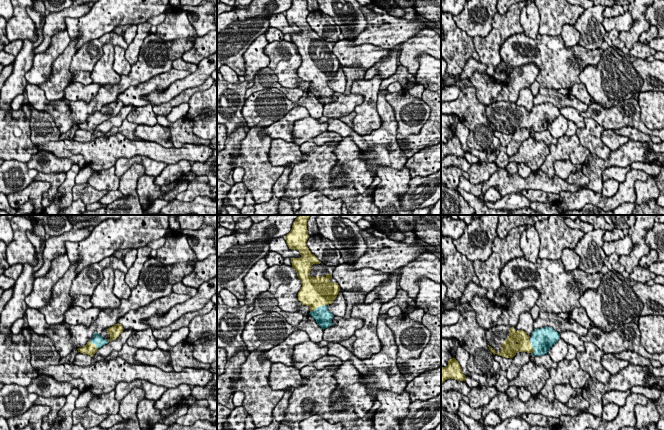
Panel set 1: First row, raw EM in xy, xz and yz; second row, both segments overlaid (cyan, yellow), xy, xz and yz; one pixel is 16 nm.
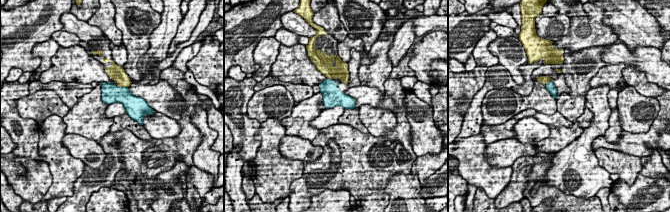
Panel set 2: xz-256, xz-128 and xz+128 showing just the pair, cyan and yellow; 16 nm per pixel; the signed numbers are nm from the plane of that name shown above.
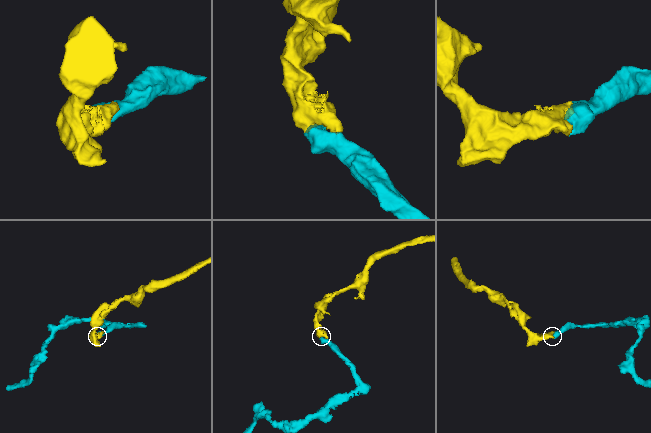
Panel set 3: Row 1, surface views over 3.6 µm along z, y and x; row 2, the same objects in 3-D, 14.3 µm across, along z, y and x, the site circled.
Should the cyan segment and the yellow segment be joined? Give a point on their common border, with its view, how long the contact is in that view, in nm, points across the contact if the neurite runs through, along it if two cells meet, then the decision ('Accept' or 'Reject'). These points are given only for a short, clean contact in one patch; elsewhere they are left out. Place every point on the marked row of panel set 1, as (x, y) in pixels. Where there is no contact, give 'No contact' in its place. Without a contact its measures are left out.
Touches cyan at xz (320, 306). Shared border 240 nm. Accept

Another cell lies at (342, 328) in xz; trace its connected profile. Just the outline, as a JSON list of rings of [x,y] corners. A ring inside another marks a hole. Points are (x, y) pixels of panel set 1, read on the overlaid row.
[[[334,316],[333,325],[324,329],[323,340],[329,342],[340,342],[353,336],[355,331],[363,327],[364,321],[360,318]]]

